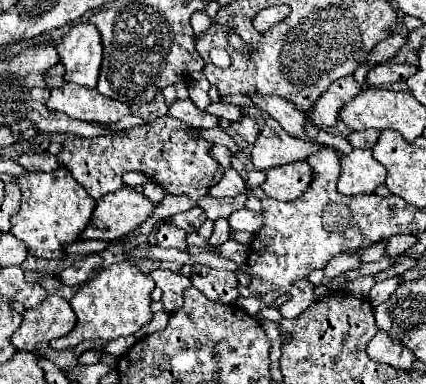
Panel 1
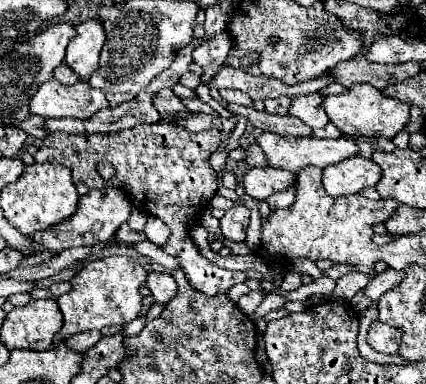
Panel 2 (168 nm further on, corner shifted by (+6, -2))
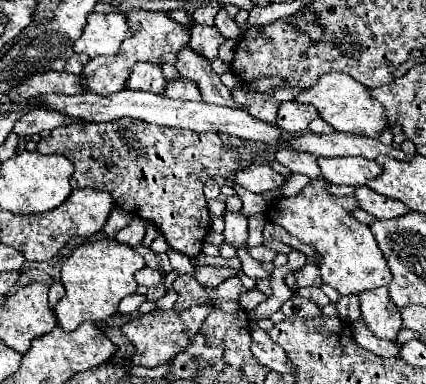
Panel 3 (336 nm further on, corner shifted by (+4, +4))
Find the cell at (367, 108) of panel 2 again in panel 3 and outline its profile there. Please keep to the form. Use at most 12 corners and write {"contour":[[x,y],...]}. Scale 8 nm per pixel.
{"contour":[[322,74],[294,102],[312,104],[344,134],[378,138],[388,126],[368,88]]}

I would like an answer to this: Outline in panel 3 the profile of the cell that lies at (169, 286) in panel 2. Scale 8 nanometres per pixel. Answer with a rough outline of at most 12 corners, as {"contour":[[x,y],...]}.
{"contour":[[142,268],[136,282],[154,288],[162,282],[162,272]]}

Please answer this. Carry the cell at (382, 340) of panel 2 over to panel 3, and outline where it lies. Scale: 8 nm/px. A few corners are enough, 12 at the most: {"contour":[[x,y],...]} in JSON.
{"contour":[[388,288],[358,294],[366,326],[396,340],[402,316]]}

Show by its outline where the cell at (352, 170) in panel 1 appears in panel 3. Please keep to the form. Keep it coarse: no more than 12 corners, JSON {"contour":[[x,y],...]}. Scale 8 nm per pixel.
{"contour":[[318,158],[326,182],[364,186],[382,166],[362,158]]}

